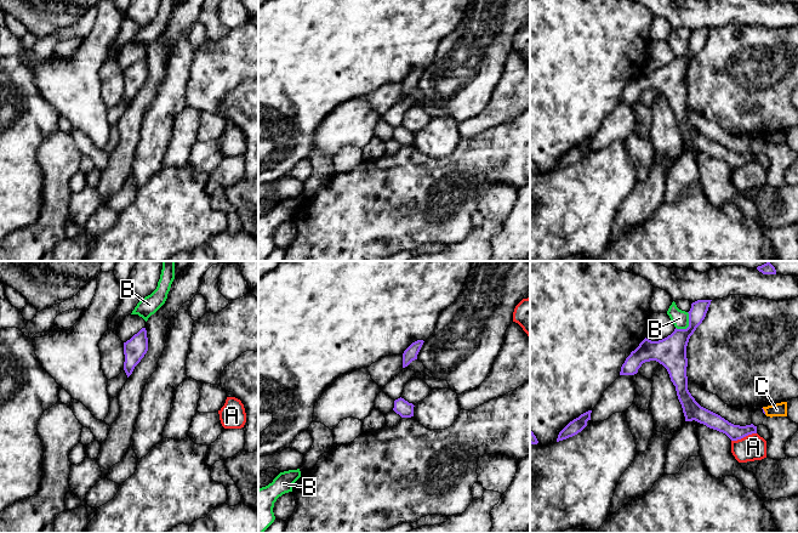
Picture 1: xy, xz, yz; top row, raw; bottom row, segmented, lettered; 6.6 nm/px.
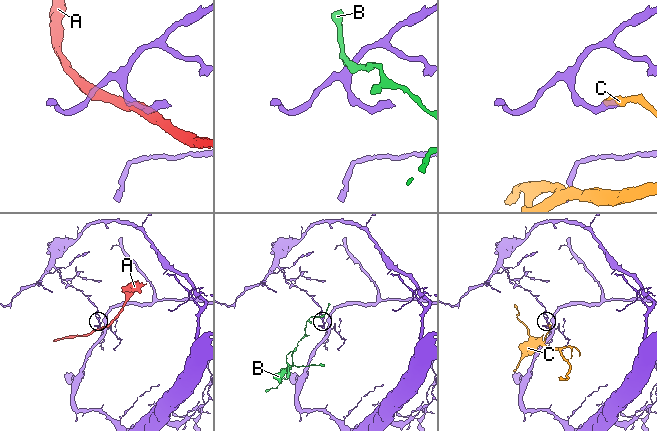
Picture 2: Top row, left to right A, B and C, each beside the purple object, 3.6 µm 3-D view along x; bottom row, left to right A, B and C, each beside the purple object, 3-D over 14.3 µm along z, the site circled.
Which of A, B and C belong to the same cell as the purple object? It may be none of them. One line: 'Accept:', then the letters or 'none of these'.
Accept: none of these

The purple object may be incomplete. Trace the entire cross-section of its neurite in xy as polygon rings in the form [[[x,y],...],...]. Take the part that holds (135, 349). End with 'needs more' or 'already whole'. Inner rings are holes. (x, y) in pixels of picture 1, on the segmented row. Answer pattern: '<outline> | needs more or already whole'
[[[142,328],[130,340],[124,342],[124,370],[127,378],[132,374],[135,367],[141,362],[148,351],[148,338],[146,328]]] | already whole

